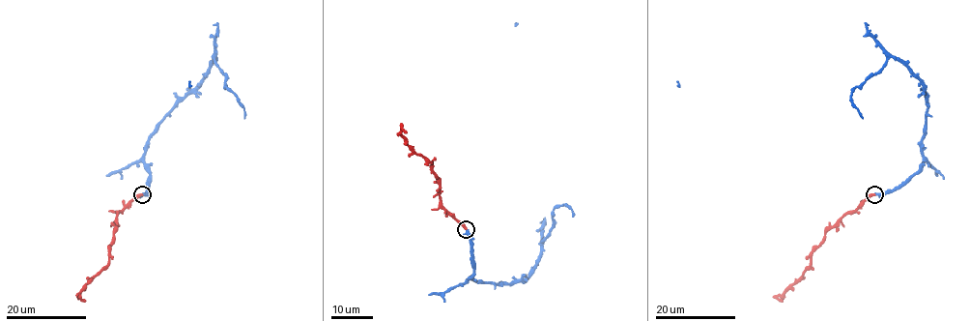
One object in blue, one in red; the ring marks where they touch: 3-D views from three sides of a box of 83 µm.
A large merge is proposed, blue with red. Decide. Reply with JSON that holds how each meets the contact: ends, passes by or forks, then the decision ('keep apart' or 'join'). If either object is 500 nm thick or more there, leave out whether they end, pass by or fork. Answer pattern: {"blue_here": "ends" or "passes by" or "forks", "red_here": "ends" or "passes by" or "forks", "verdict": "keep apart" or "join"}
{"blue_here": "passes by", "red_here": "ends", "verdict": "join"}

